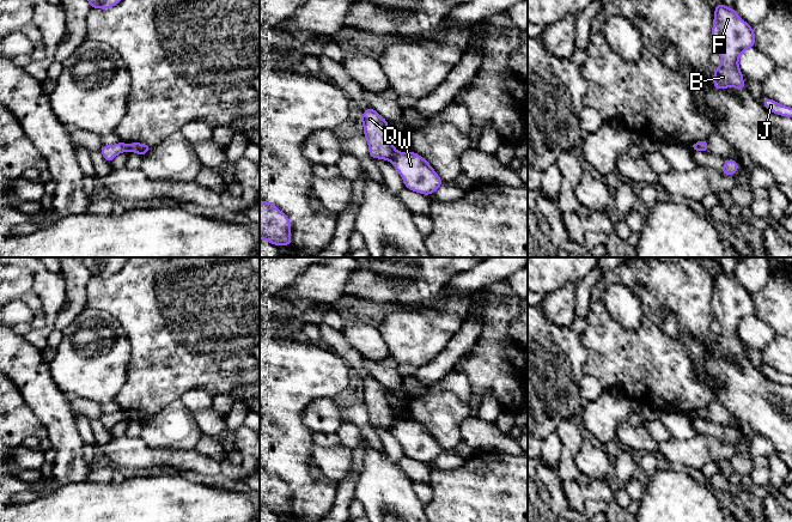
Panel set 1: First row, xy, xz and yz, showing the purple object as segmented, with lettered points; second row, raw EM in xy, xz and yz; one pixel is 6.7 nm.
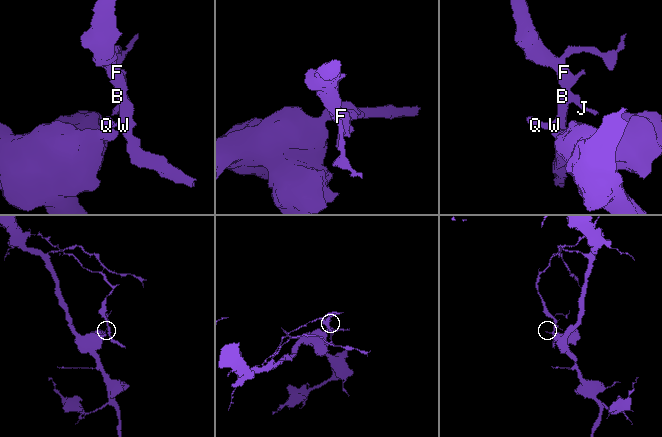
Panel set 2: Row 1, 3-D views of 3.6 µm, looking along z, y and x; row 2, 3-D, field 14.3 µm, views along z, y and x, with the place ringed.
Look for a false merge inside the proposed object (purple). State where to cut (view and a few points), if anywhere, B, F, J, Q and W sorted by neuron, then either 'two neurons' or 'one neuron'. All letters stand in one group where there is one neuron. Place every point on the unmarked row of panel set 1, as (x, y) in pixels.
cut in xz along (397, 420), (390, 429); B F J W / Q; two neurons

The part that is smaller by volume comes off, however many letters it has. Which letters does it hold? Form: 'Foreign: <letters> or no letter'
Foreign: B, F, J, W

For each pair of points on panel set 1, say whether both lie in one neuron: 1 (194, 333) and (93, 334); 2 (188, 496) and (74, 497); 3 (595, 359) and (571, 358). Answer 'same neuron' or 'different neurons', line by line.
1: different neurons
2: same neuron
3: different neurons

